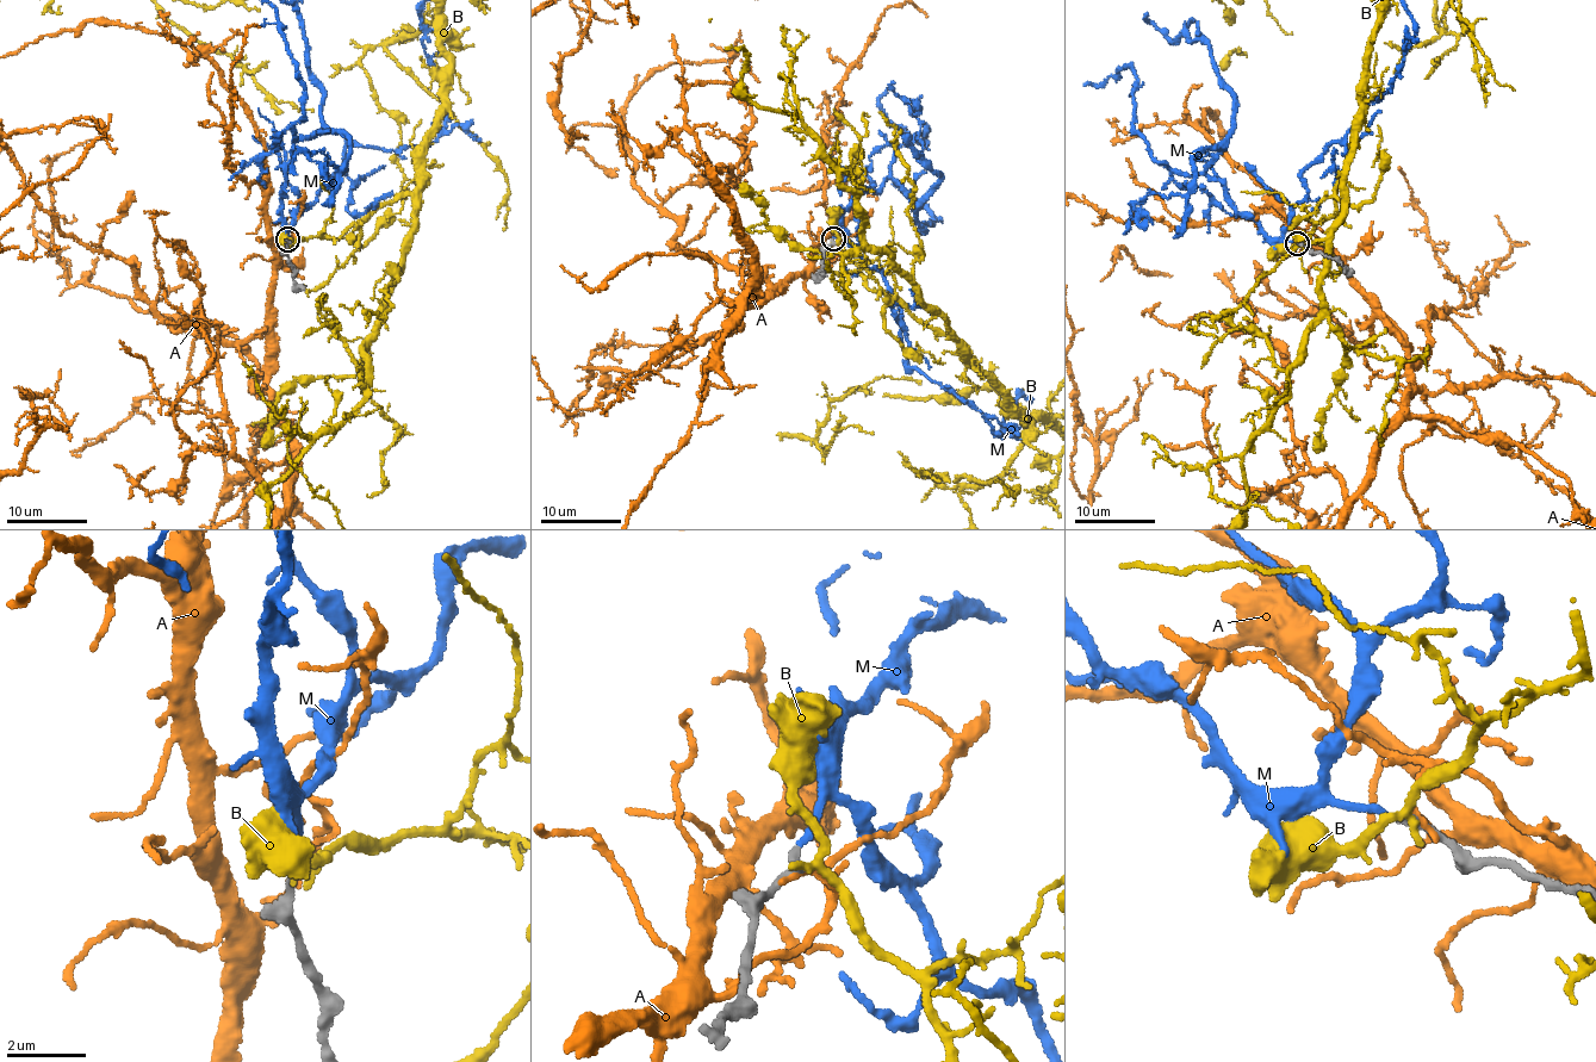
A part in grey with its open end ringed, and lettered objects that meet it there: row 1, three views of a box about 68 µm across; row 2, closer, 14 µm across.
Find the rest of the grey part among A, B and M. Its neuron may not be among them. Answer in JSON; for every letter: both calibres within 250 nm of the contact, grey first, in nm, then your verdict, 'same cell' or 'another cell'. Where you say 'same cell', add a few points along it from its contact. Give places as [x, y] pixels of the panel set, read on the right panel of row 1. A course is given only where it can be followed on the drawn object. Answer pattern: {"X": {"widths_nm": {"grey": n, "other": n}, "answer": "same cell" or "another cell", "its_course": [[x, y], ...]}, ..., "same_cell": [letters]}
{"A": {"widths_nm": {"grey": 280, "other": 170}, "answer": "another cell"}, "B": {"widths_nm": {"grey": 240, "other": 240}, "answer": "another cell"}, "M": {"widths_nm": {"grey": 200, "other": 160}, "answer": "same cell"}, "same_cell": ["M"]}

